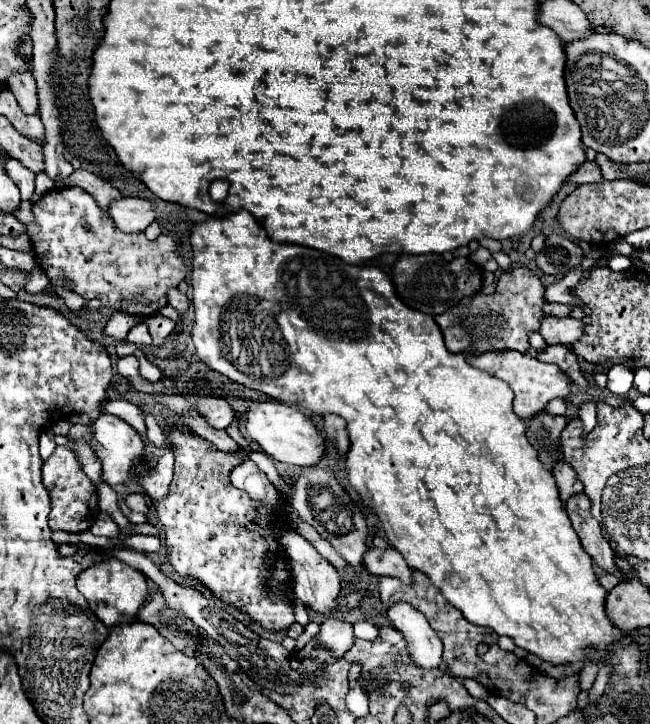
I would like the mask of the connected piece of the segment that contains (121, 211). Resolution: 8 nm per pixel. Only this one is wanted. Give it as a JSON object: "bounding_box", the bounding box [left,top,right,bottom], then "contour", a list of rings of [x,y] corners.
{"bounding_box":[110,198,156,232],"contour":[[[120,198],[112,204],[110,218],[122,232],[144,232],[156,220],[156,212],[148,200]]]}

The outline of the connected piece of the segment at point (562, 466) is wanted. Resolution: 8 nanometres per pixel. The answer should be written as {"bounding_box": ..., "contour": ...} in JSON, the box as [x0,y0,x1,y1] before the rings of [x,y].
{"bounding_box":[552,462,582,502],"contour":[[[568,462],[556,464],[556,468],[554,468],[552,472],[554,472],[556,484],[558,484],[560,500],[562,500],[562,502],[566,502],[572,494],[582,492],[582,484],[580,484],[580,480],[578,480],[578,476],[576,476],[576,470],[574,470]]]}

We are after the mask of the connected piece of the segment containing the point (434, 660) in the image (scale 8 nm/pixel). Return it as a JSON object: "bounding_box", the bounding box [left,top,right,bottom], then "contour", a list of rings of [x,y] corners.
{"bounding_box":[386,602,442,670],"contour":[[[408,602],[392,604],[386,610],[386,618],[392,622],[396,630],[400,630],[406,638],[406,648],[414,658],[418,668],[432,670],[442,662],[442,640],[430,628],[426,616],[420,610],[412,608]]]}

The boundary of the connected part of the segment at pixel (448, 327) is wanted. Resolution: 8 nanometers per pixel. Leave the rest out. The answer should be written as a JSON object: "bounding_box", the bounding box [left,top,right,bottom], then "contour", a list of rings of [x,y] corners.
{"bounding_box":[436,268,546,352],"contour":[[[512,268],[498,280],[496,294],[464,298],[448,312],[436,316],[436,324],[444,334],[448,352],[490,352],[490,350],[516,350],[528,352],[528,332],[540,328],[540,320],[546,316],[542,306],[546,304],[544,286],[528,268]]]}

